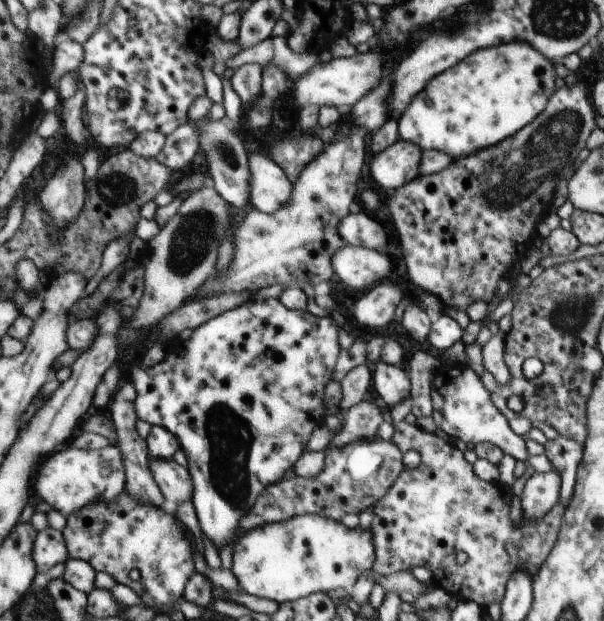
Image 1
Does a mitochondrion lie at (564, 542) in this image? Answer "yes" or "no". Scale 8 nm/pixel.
no

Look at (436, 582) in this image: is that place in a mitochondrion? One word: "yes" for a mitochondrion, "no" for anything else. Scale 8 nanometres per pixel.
no

